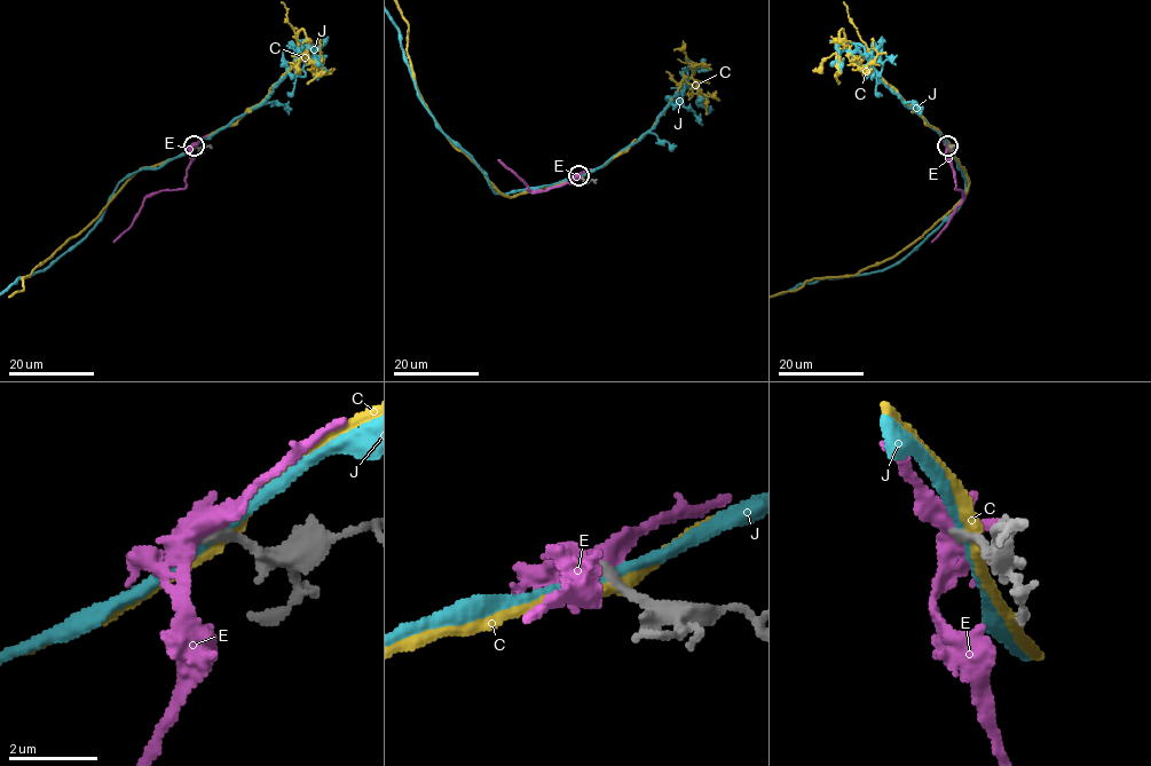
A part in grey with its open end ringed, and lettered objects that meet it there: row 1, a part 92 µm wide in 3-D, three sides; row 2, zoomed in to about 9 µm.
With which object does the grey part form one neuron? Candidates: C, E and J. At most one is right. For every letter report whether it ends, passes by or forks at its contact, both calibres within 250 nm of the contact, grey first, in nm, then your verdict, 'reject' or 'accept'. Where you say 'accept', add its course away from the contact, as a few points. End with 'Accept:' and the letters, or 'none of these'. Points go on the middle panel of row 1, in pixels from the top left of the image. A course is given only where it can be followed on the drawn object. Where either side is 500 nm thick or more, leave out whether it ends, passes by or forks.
C: it passes by; 260 nm thick on the grey side, 280 nm on the other; reject
E: 220 nm thick on the grey side, 500 nm on the other; accept; it runs (580, 176), (576, 174), (570, 183), (533, 192), (498, 160)
J: it passes by; 240 nm thick on the grey side, 240 nm on the other; reject
Accept: E

